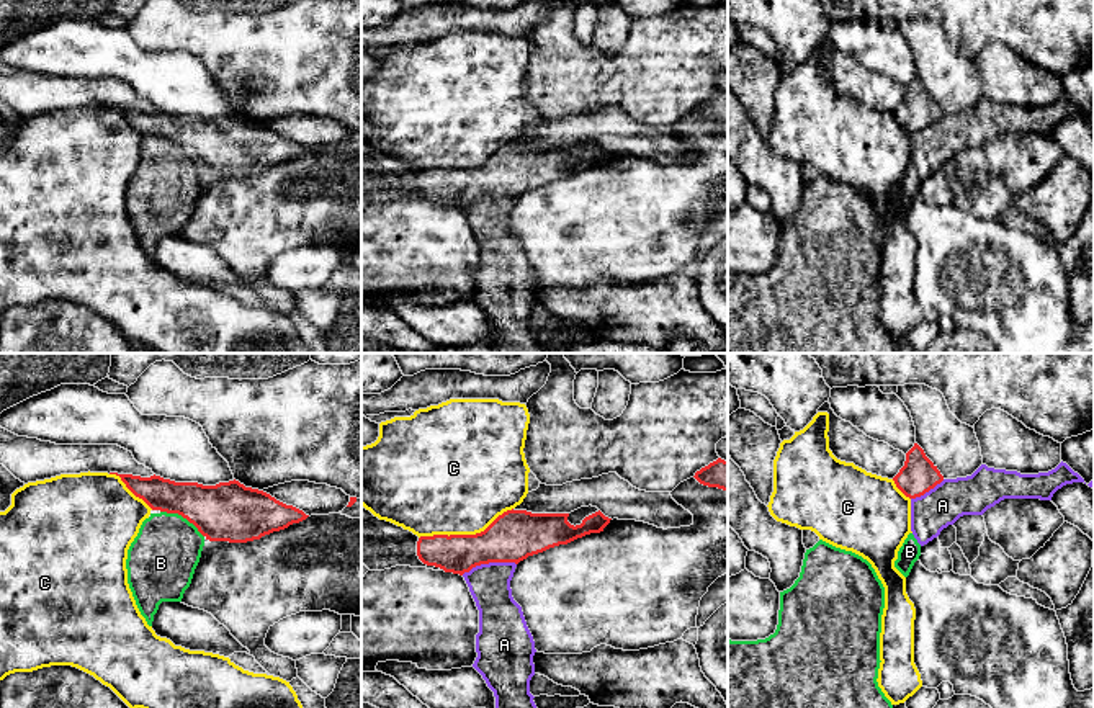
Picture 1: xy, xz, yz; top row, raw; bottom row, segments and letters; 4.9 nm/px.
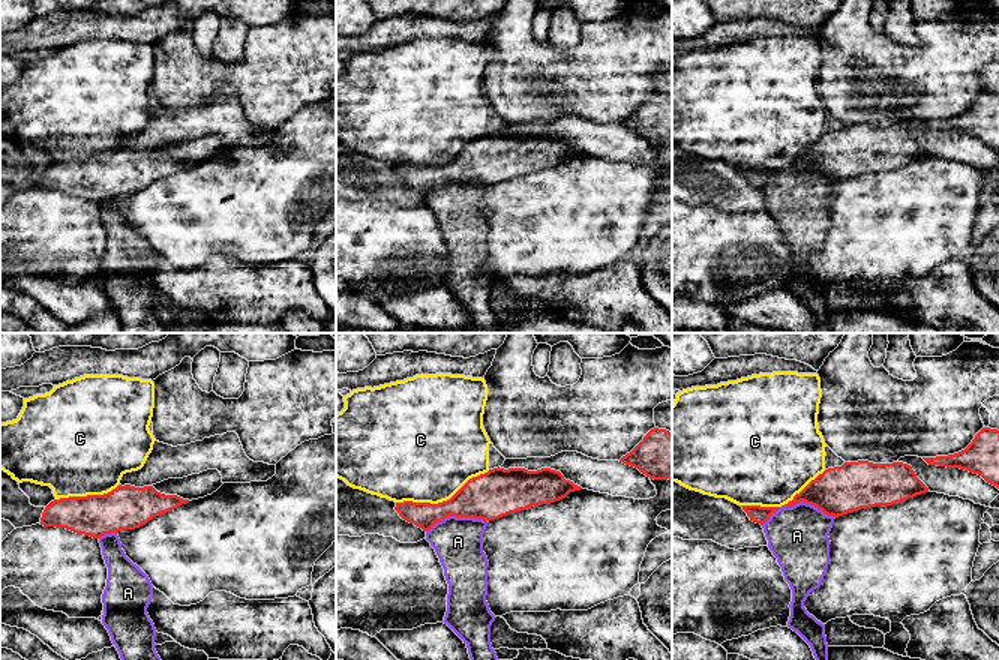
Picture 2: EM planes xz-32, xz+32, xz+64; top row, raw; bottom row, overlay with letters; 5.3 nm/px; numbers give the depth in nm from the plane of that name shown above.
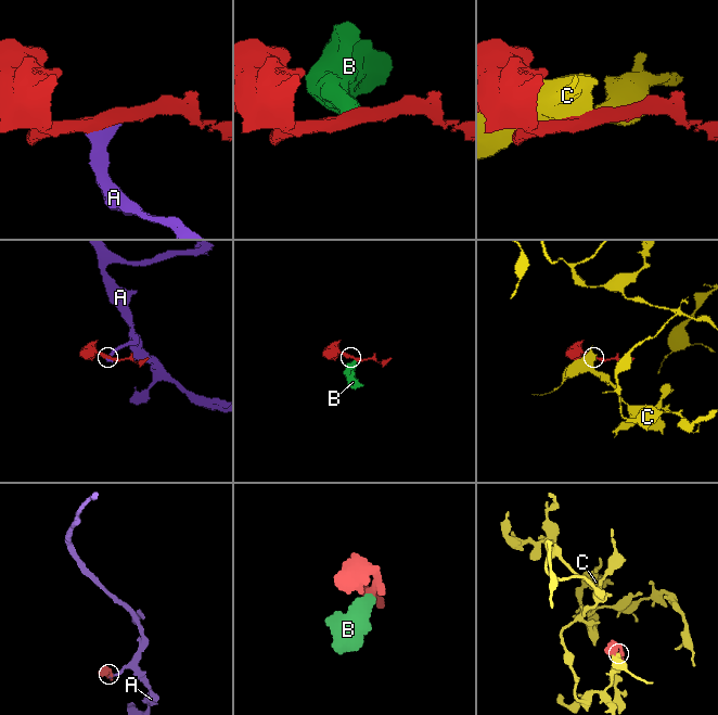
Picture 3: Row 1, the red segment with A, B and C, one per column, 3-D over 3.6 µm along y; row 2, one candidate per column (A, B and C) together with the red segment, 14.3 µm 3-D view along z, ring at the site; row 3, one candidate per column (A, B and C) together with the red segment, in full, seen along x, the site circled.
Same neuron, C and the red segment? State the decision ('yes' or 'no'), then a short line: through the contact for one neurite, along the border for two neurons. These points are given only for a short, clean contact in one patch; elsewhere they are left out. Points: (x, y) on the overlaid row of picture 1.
no

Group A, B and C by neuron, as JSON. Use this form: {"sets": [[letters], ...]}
{"sets": [["A", "B"], ["C"]]}

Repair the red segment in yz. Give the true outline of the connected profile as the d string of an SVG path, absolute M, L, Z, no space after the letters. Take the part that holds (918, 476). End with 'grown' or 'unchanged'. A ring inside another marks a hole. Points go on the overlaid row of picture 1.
M914 443L914 446L906 453L904 466L893 481L906 497L916 499L940 484L944 476L926 456L924 450Z; unchanged

